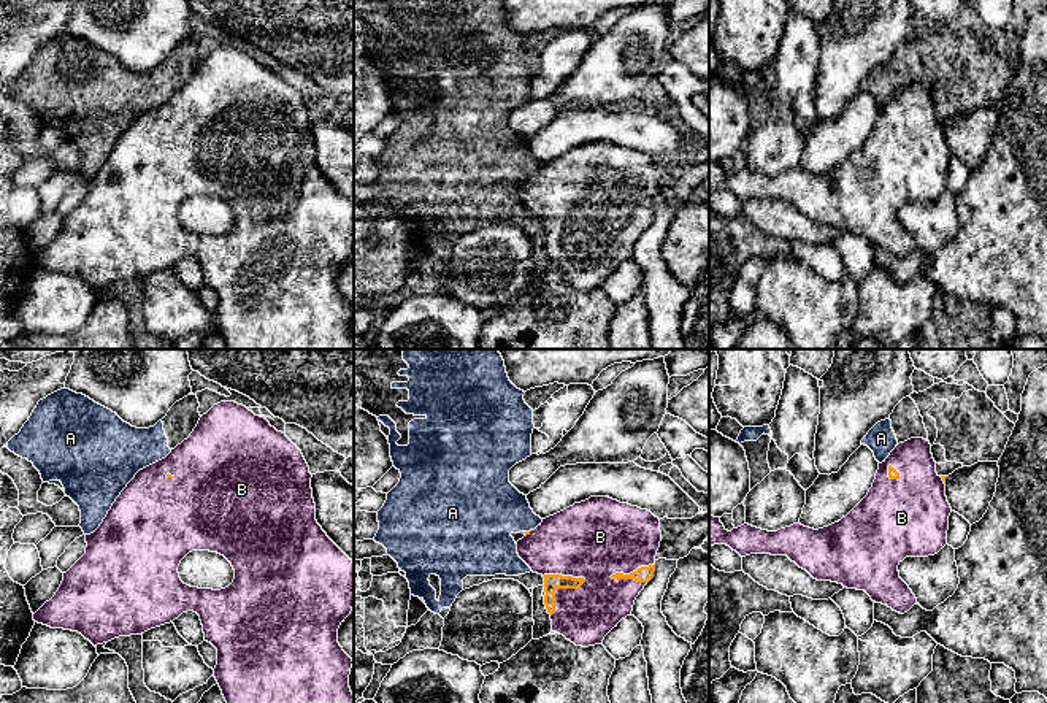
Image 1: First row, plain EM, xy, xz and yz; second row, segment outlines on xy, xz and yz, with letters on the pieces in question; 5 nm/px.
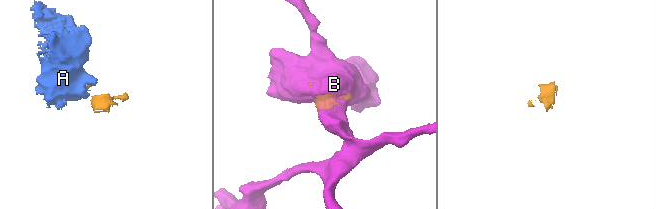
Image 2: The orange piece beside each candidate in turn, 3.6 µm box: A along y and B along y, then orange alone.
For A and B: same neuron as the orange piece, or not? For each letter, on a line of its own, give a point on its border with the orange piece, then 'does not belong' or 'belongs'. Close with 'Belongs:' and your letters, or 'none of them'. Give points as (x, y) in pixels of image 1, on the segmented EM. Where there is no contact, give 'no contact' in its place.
A: meets orange in xz at (527, 532); does not belong
B: meets orange in xz at (559, 587); belongs
Belongs: B

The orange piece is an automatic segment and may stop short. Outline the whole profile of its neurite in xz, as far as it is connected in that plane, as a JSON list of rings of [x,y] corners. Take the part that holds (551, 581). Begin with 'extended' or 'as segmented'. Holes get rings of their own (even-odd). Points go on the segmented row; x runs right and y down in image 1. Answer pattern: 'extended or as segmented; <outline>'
extended; [[[590,497],[543,519],[516,544],[519,557],[544,578],[552,632],[589,647],[603,644],[604,636],[631,616],[636,597],[654,578],[660,541],[660,519],[650,511],[609,497]]]

